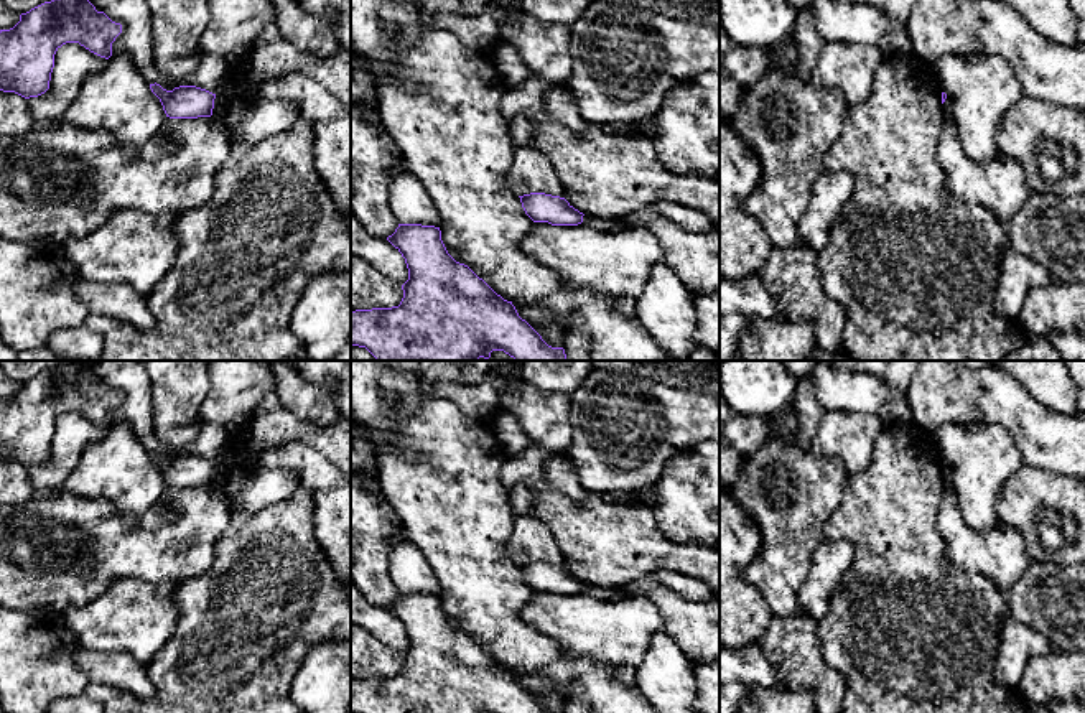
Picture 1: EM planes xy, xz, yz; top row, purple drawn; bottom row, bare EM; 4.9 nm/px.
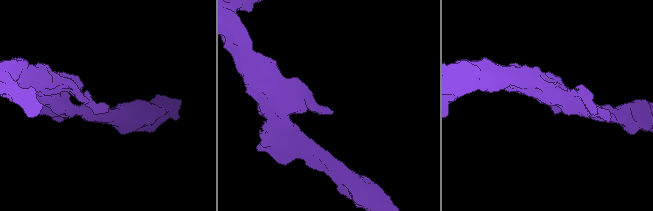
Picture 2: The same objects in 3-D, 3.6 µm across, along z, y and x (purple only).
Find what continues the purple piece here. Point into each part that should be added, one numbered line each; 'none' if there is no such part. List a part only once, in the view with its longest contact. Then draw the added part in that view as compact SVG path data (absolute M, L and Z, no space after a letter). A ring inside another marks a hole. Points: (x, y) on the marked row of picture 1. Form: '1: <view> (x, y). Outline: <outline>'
none

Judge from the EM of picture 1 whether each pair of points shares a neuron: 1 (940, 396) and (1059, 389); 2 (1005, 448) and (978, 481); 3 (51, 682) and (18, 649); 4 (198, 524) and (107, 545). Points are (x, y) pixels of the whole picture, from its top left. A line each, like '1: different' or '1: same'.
1: different
2: same
3: same
4: same

